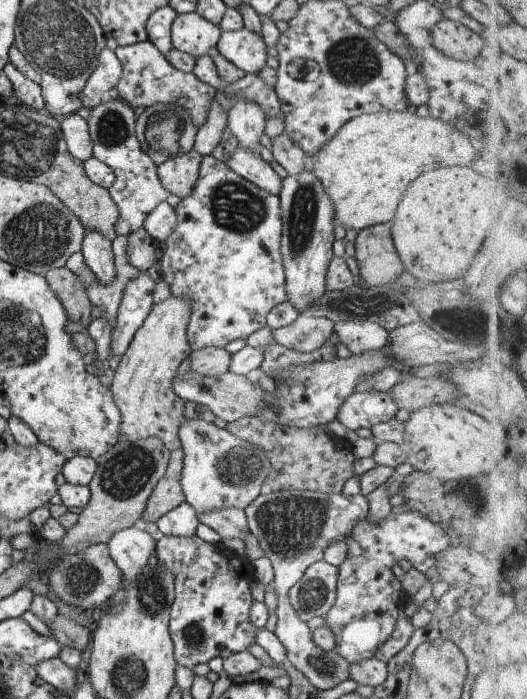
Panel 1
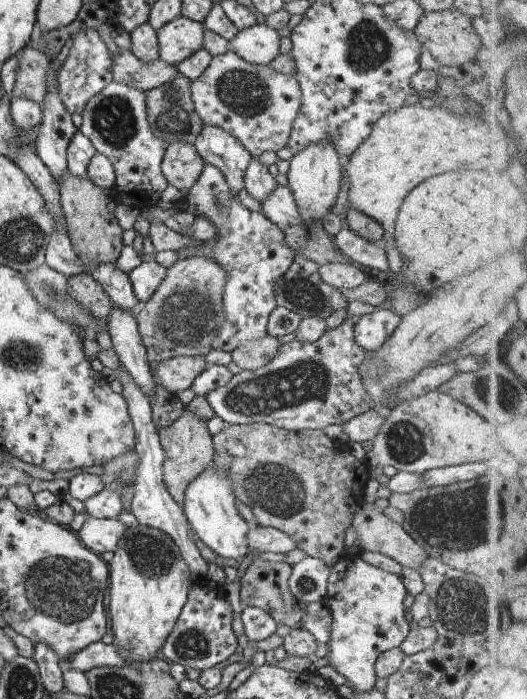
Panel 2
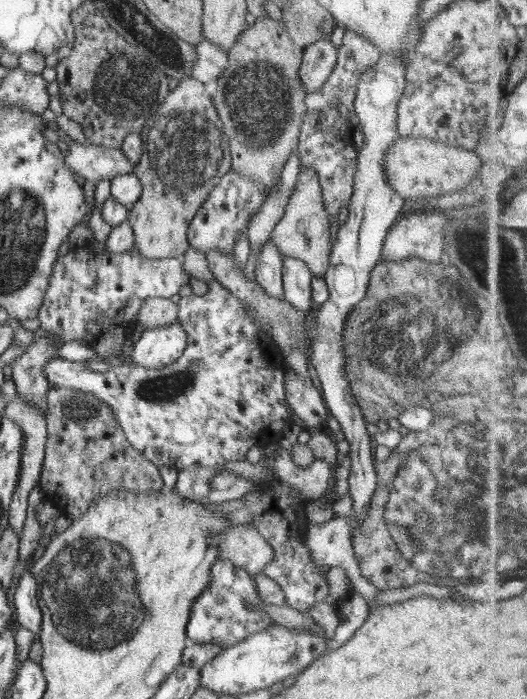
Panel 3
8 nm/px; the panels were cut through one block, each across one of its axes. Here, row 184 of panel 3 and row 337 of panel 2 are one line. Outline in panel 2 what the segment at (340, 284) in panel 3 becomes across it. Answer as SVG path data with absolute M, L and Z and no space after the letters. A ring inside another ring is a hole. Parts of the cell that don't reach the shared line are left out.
M386 306L362 315L354 322L355 343L367 353L377 351L389 338L400 322L401 316Z

